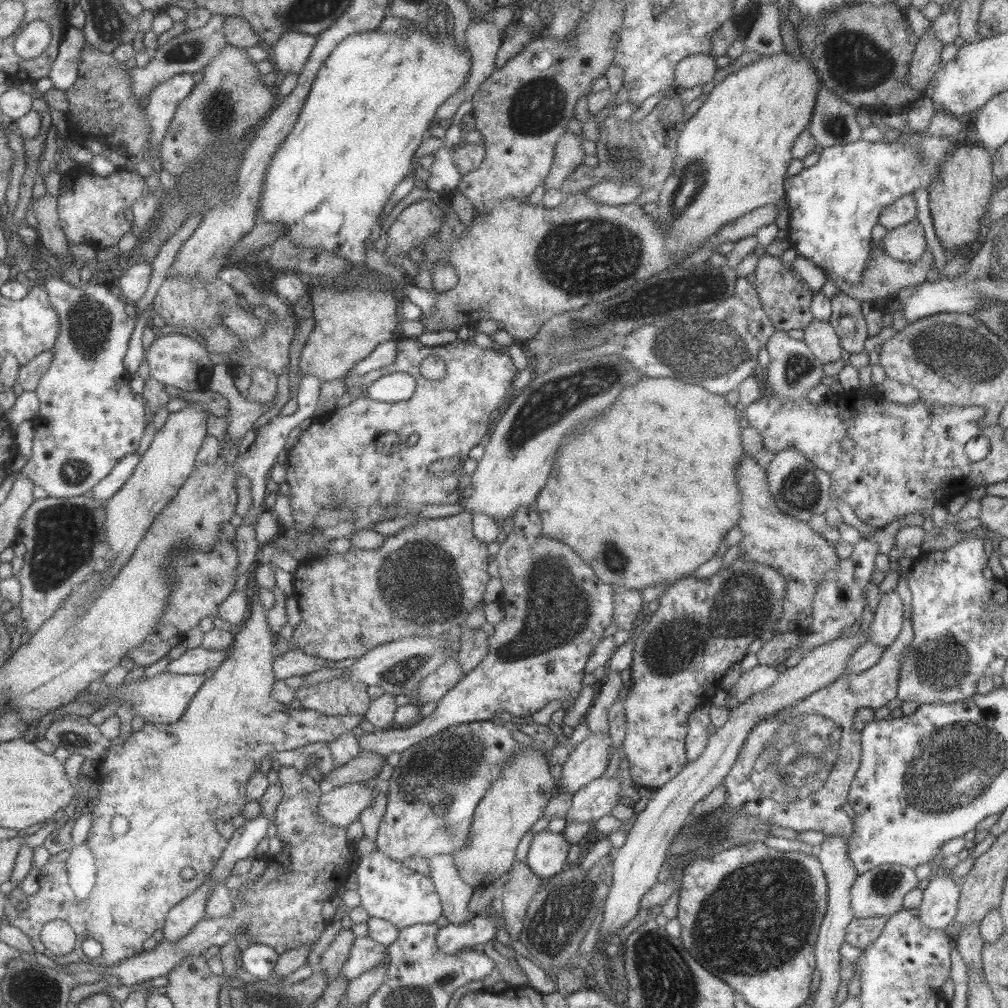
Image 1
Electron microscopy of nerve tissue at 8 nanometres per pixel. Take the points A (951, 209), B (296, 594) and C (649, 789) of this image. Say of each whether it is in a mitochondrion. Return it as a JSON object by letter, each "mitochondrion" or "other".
{"A":"other","B":"other","C":"other"}

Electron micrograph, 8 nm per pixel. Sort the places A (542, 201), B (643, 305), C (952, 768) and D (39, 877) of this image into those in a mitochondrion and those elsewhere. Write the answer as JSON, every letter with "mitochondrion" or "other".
{"A":"other","B":"mitochondrion","C":"mitochondrion","D":"other"}

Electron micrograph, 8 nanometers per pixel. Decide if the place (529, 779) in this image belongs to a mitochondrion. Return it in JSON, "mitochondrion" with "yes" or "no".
{"mitochondrion":"no"}

